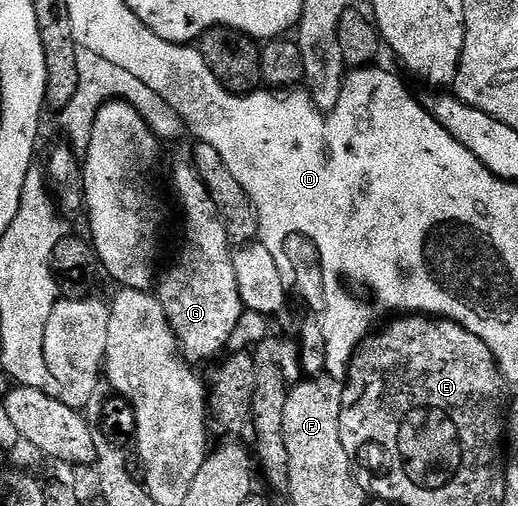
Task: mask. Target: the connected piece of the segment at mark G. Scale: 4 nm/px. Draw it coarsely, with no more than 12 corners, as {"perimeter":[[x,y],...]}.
{"perimeter":[[194,163],[173,165],[183,249],[157,299],[191,362],[245,311],[232,242]]}

